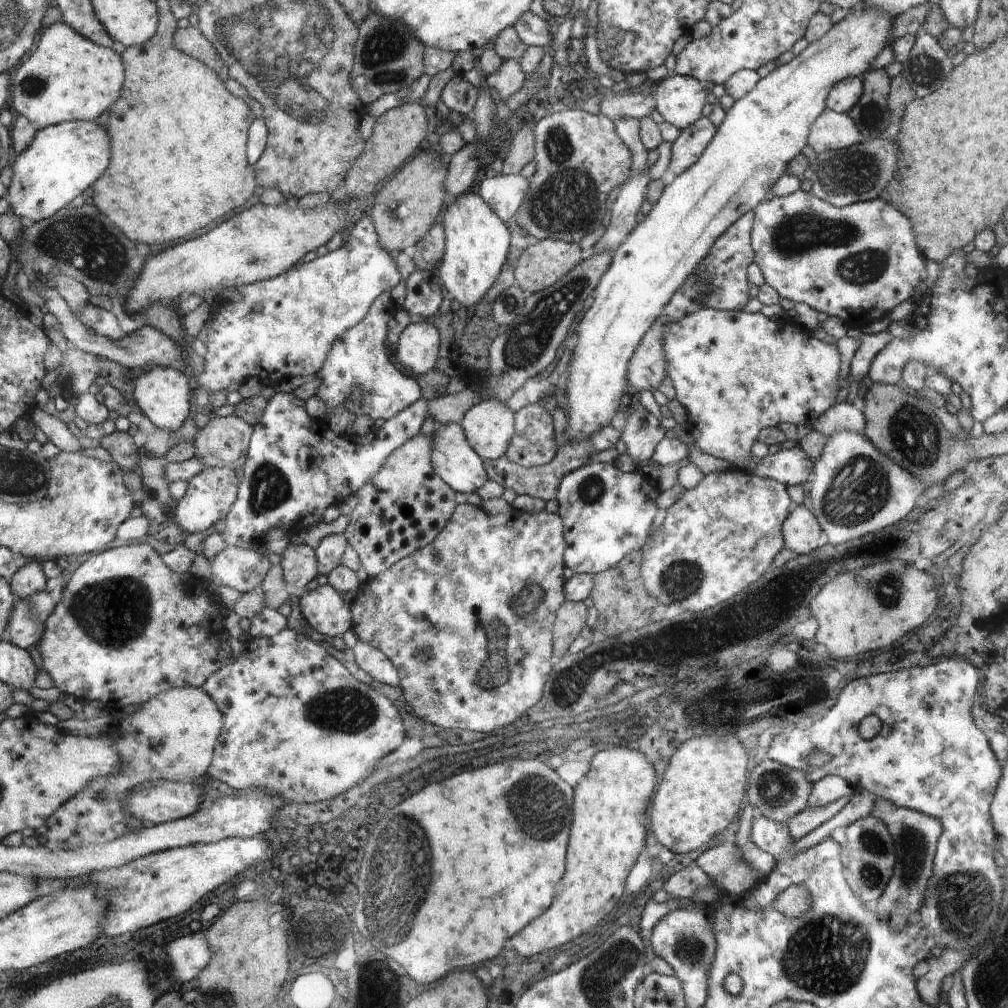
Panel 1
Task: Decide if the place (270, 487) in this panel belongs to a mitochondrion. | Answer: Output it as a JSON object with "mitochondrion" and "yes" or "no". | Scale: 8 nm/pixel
{"mitochondrion":"yes"}

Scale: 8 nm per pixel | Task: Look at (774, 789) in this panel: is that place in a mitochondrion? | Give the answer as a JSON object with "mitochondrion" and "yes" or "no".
{"mitochondrion":"yes"}

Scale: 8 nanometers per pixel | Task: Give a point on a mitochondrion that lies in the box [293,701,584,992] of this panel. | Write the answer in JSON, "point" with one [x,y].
{"point":[383,926]}

